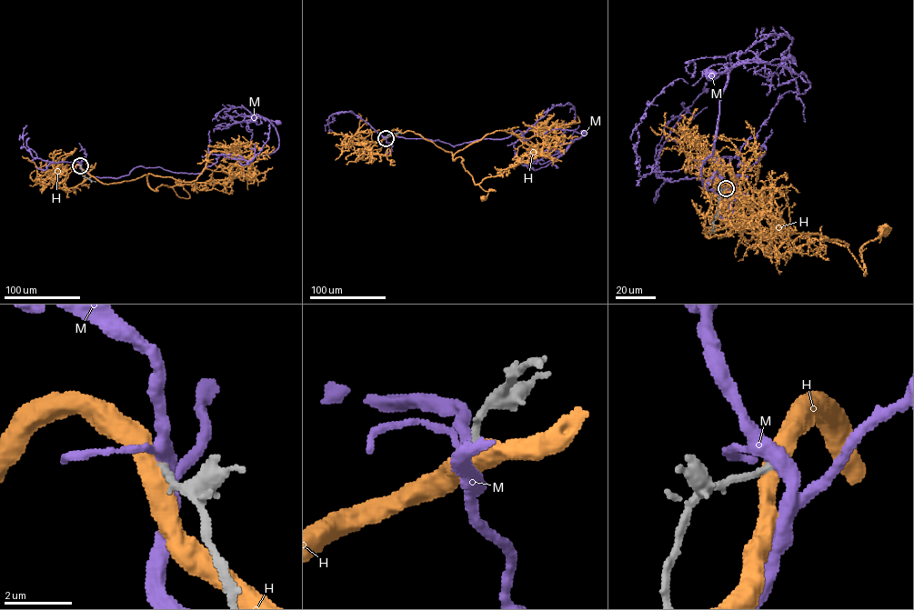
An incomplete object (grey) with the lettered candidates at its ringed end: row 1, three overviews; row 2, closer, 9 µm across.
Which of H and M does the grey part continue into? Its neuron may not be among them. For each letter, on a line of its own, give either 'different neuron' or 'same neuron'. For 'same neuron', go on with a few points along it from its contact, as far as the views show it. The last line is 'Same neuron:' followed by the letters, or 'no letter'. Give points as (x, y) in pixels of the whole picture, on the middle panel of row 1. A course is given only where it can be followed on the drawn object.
H: different neuron
M: different neuron
Same neuron: no letter

